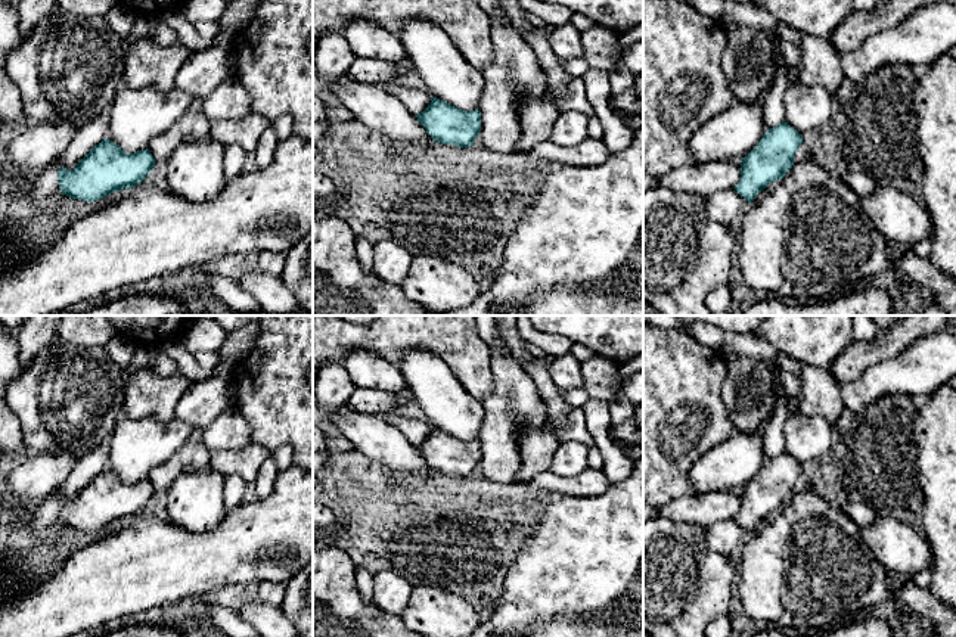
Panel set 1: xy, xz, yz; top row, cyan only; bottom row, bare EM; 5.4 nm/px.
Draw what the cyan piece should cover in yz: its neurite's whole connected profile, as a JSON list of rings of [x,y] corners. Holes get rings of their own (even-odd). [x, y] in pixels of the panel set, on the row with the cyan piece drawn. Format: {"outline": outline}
{"outline": [[[788,122],[766,131],[757,146],[742,158],[741,180],[733,187],[745,201],[751,202],[772,181],[782,180],[792,168],[803,134]]]}

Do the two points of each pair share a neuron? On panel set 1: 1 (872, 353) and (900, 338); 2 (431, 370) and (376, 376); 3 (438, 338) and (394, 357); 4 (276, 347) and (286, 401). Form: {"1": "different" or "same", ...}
{"1": "same", "2": "different", "3": "same", "4": "same"}

